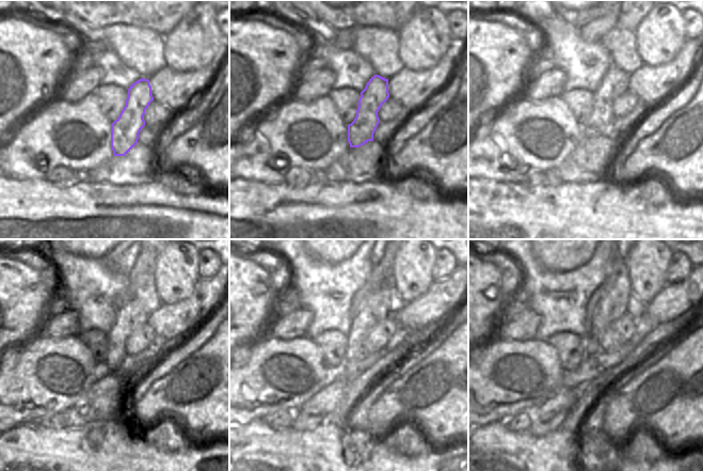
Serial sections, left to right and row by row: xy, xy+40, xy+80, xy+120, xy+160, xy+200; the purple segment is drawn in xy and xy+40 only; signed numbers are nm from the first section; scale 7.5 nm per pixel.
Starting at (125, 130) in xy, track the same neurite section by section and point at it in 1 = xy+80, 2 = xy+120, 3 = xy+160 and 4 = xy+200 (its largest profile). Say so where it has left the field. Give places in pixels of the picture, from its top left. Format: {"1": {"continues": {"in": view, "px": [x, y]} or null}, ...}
{"1": {"continues": {"in": "xy+80", "px": [614, 82]}}, "2": {"continues": {"in": "xy+120", "px": [132, 315]}}, "3": {"continues": {"in": "xy+160", "px": [374, 309]}}, "4": {"continues": {"in": "xy+200", "px": [613, 304]}}}

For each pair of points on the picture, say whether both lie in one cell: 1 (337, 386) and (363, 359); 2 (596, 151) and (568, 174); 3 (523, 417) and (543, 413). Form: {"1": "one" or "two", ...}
{"1": "two", "2": "one", "3": "two"}

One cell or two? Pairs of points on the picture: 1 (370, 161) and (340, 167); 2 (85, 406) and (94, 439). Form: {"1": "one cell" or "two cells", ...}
{"1": "one cell", "2": "two cells"}

